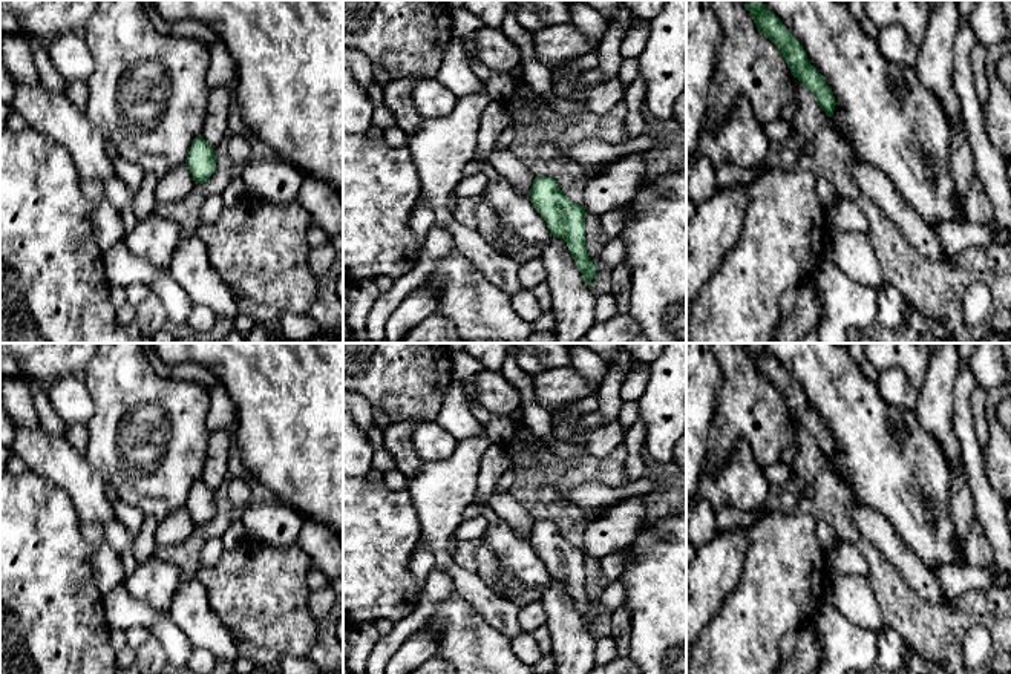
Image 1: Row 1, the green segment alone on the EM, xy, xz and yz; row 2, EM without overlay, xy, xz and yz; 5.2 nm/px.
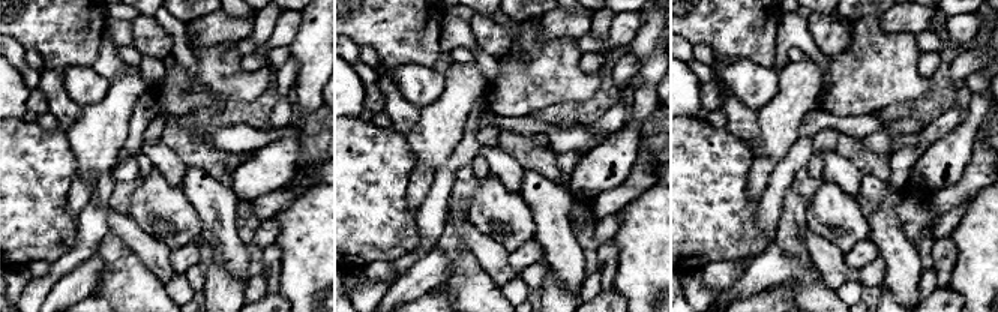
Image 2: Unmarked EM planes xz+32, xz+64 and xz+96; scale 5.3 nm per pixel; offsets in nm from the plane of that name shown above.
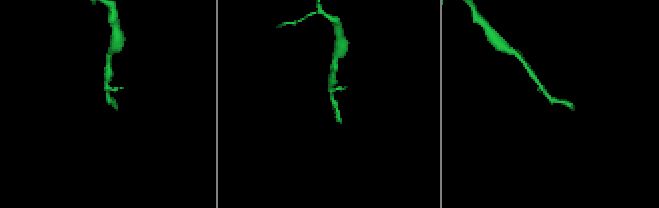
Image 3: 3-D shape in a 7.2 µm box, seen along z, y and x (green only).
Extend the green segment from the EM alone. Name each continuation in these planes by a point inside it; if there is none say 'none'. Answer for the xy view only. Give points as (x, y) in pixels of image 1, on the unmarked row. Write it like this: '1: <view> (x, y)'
none

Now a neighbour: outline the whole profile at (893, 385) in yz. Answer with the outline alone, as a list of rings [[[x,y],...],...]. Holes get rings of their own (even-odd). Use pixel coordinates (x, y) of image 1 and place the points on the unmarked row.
[[[890,368],[881,371],[876,380],[876,386],[882,398],[895,411],[913,411],[918,391],[911,386],[907,375],[901,369]]]

